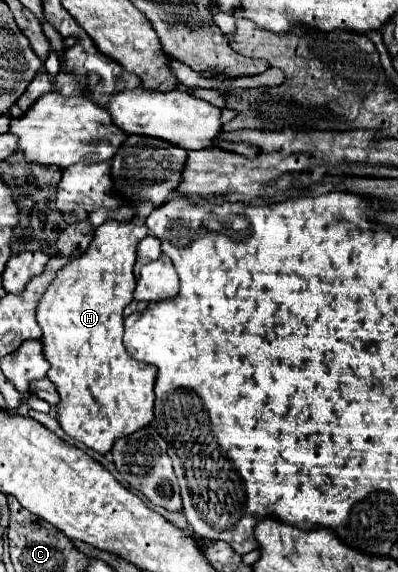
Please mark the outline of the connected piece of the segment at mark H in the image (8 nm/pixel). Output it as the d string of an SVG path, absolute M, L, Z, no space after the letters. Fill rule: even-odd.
M123 195L123 203L127 203L135 211L135 217L131 221L107 219L103 225L99 225L87 251L75 257L57 273L36 311L37 323L43 329L43 353L51 365L47 377L57 385L57 391L61 395L61 403L57 405L57 419L67 435L99 453L111 451L115 439L149 425L153 419L153 387L157 371L153 365L135 361L127 353L123 345L123 309L133 299L133 265L137 259L137 245L143 237L149 235L145 217L155 209L155 203L143 197L133 199L127 195Z

